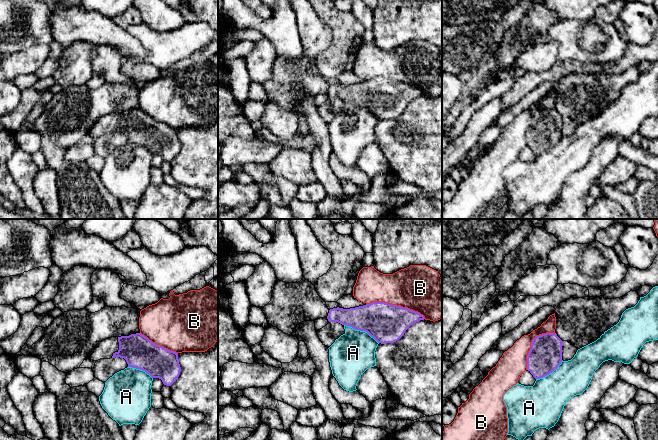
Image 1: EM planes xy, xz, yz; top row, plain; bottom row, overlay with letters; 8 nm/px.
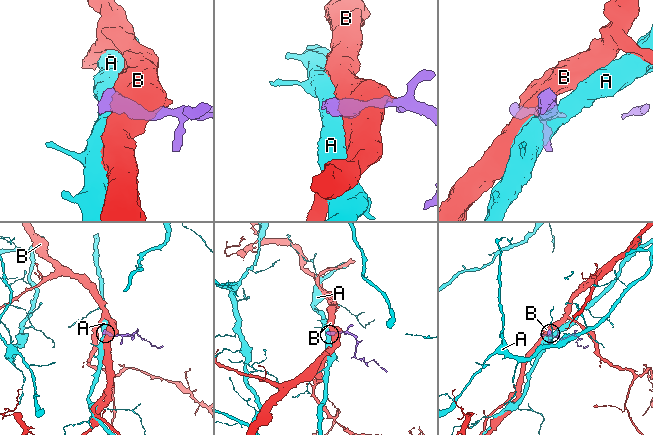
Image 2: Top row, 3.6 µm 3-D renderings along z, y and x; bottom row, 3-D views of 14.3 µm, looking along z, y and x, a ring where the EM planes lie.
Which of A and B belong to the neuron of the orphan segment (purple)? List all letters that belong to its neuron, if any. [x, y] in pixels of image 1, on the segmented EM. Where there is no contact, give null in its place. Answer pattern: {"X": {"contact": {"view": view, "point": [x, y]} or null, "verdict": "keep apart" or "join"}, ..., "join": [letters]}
{"A": {"contact": {"view": "xz", "point": [361, 330]}, "verdict": "keep apart"}, "B": {"contact": {"view": "xz", "point": [396, 305]}, "verdict": "keep apart"}, "join": []}

